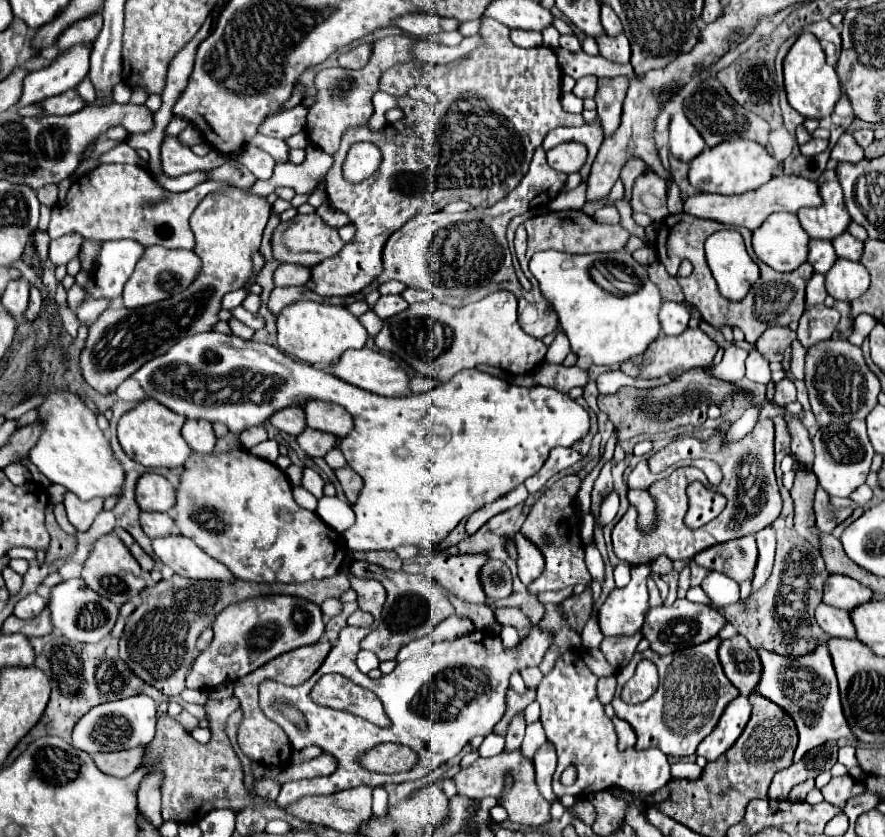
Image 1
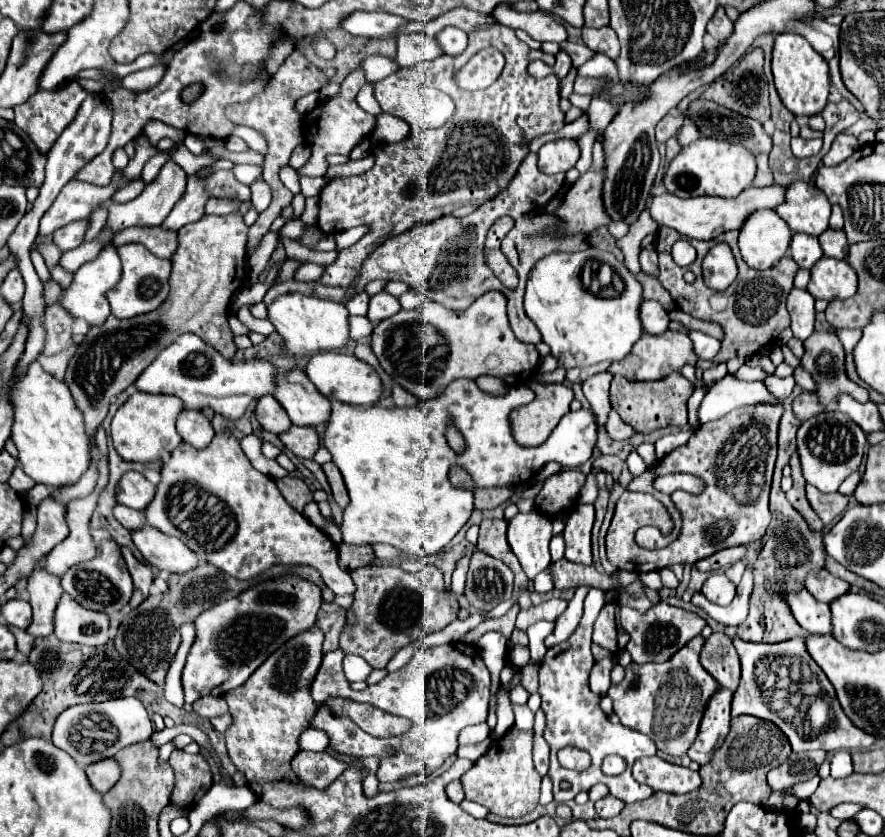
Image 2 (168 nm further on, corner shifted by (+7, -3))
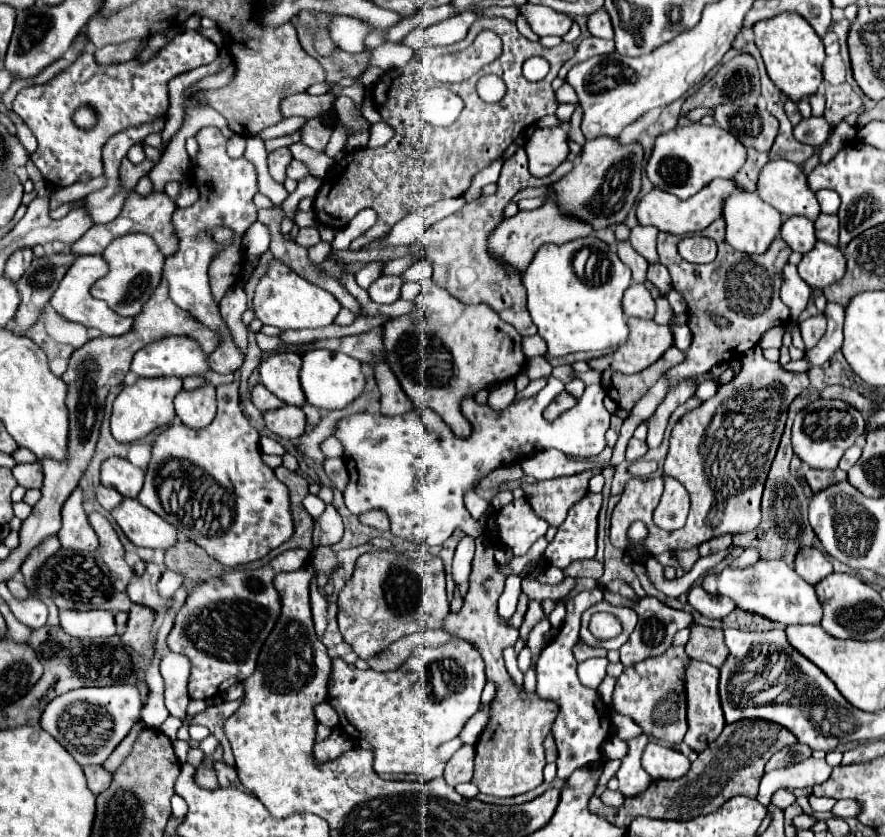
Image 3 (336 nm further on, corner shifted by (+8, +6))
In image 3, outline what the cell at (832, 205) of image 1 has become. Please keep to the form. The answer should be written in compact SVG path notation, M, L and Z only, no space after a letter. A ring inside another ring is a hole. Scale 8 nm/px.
M773 159L761 169L757 193L783 217L803 215L815 221L821 213L815 193L807 187L805 173L787 159Z

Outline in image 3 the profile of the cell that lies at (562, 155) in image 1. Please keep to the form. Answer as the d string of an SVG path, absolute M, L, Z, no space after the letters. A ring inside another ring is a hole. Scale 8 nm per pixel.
M561 127L535 129L523 149L529 157L529 173L533 177L547 177L569 155L567 133Z

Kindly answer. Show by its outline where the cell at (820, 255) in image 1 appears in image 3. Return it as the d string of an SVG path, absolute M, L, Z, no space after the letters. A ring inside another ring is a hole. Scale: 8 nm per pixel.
M787 217L781 225L781 239L797 253L807 253L817 243L813 221L807 217Z

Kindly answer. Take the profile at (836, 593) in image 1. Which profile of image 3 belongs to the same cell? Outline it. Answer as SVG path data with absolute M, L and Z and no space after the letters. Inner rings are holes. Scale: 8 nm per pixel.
M803 547L795 555L795 571L811 585L815 585L819 579L825 579L829 573L833 573L833 565L829 559L815 547Z

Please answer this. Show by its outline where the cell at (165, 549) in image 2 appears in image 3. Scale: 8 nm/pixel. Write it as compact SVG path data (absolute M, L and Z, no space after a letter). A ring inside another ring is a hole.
M123 499L113 511L113 519L123 529L127 539L137 547L169 549L177 543L175 527L163 521L159 515L143 507L137 499Z

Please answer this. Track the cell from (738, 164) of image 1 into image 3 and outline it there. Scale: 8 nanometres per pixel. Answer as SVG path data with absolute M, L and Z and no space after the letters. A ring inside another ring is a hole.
M677 125L675 129L665 131L655 139L645 173L653 187L673 193L681 199L689 199L717 177L731 179L743 167L745 157L745 147L731 133L723 131L717 125Z

